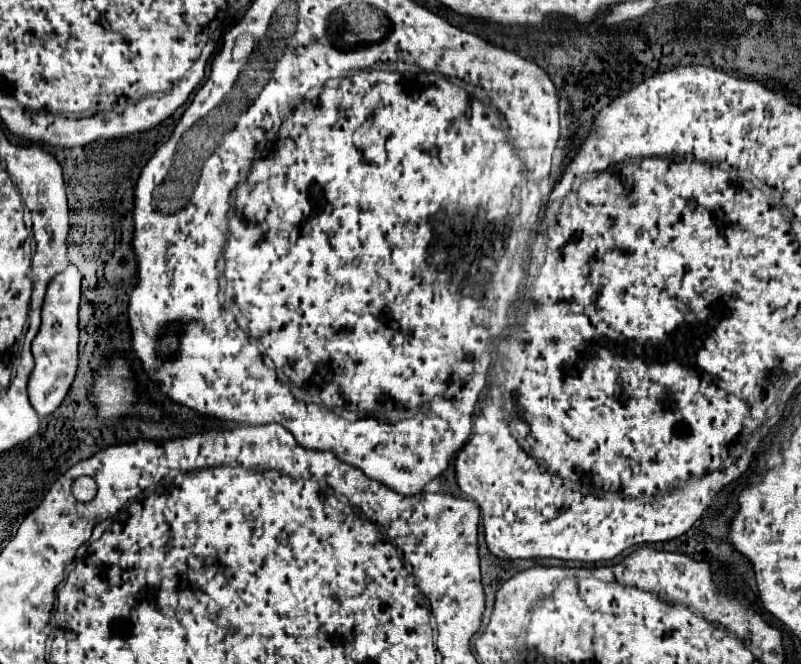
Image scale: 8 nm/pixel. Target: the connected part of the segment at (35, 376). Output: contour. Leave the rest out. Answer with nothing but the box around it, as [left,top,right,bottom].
[29,264,81,416]

